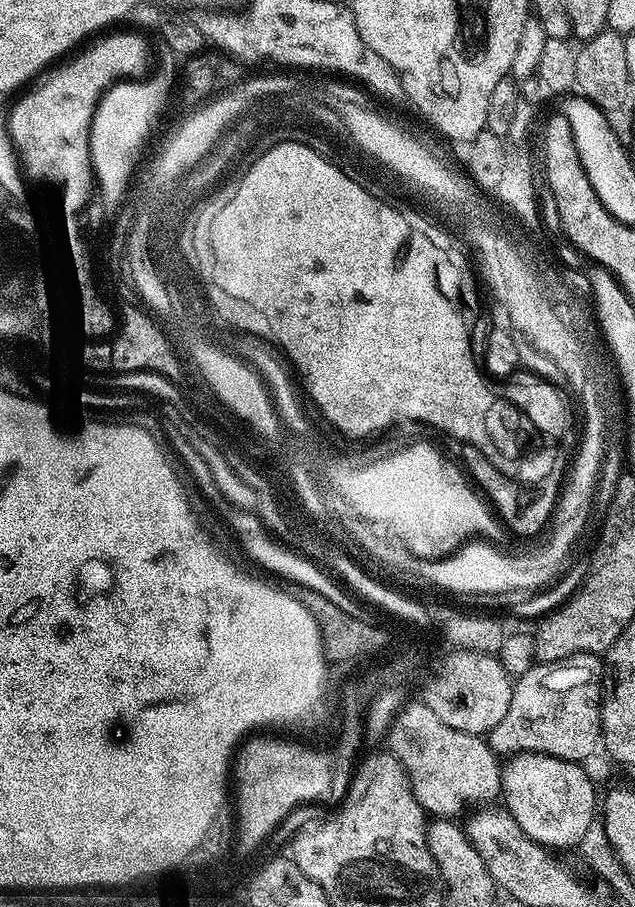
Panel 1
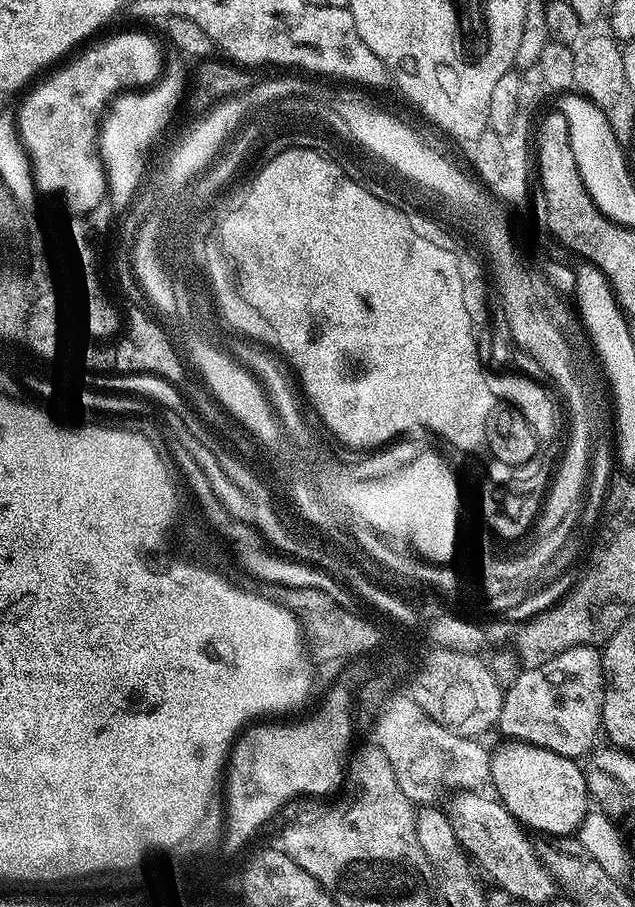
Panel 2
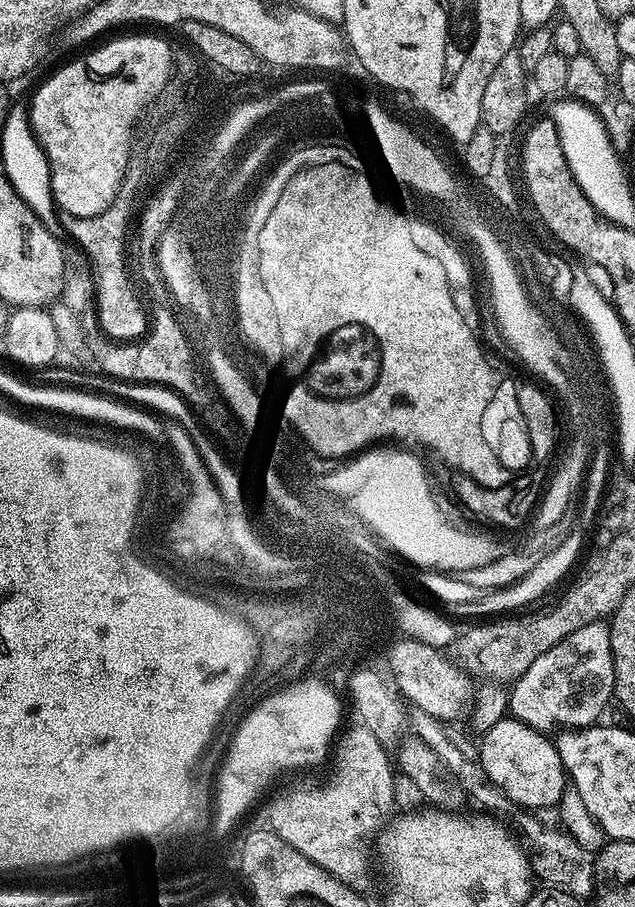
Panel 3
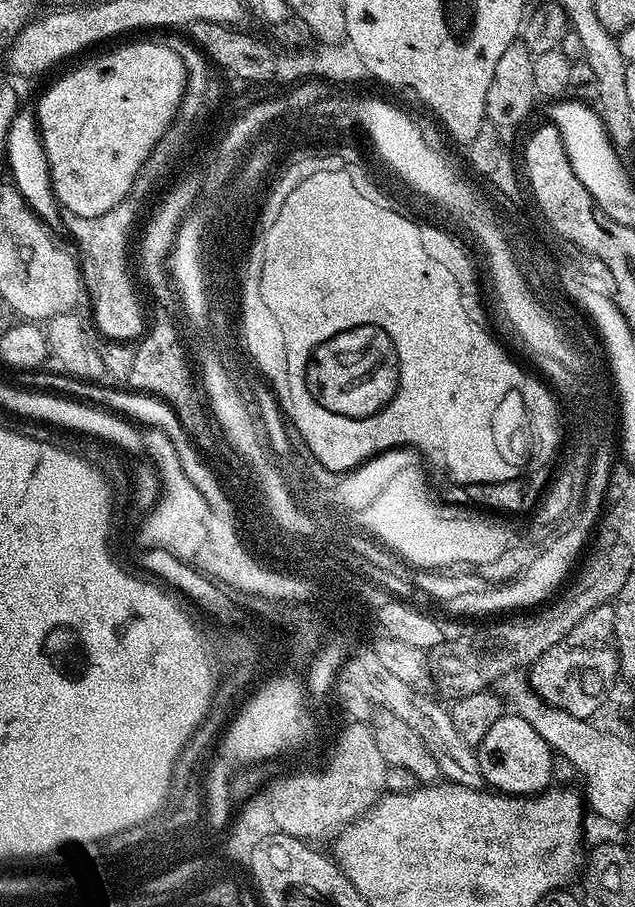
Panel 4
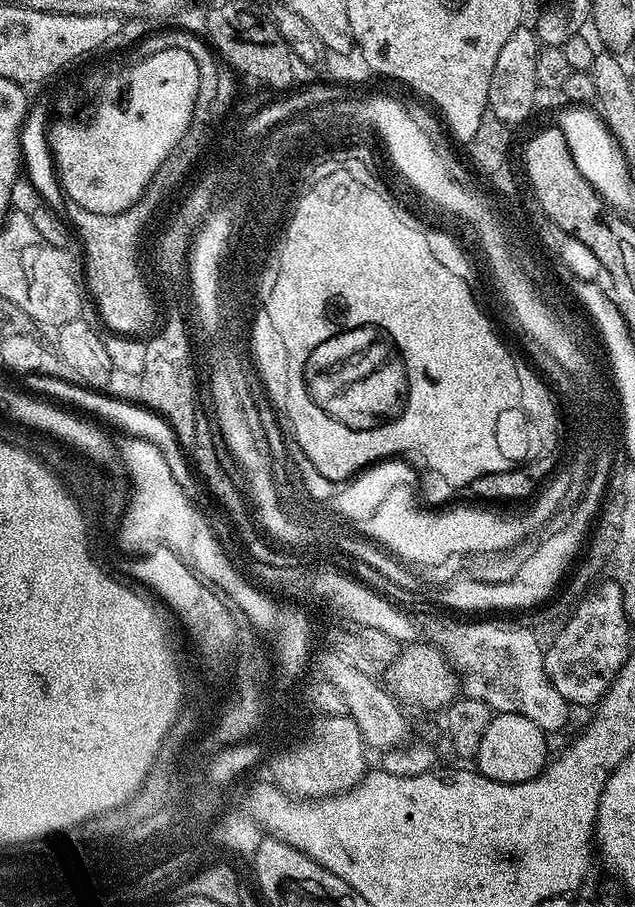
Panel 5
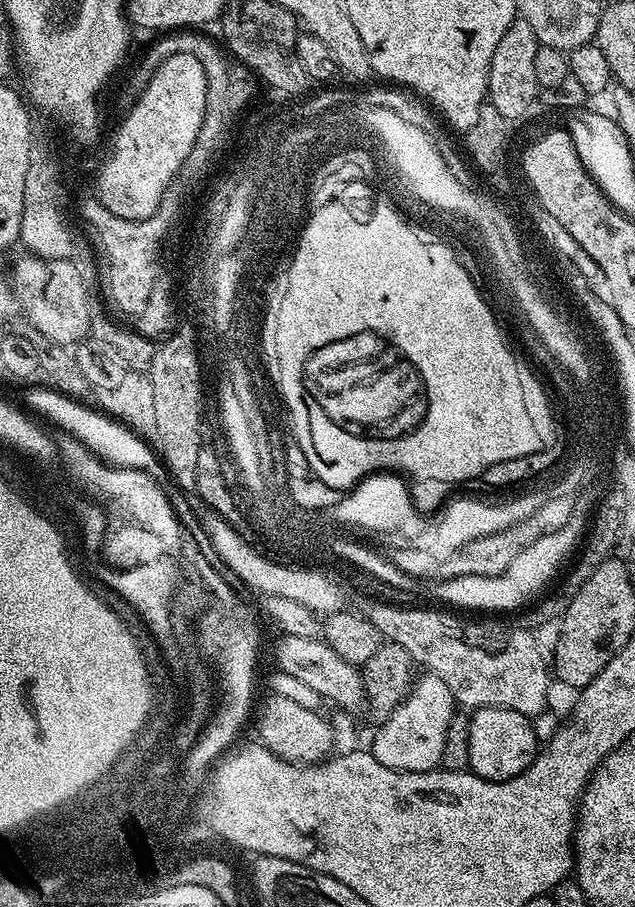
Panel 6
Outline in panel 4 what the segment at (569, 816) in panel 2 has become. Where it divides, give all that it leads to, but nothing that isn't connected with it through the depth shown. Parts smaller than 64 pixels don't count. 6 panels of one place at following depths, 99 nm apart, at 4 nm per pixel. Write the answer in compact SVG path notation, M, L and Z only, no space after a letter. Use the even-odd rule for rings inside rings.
M503 714L487 730L479 747L475 749L475 767L484 776L489 789L503 792L509 796L535 796L553 783L552 760L554 753L548 744L522 717L515 714Z

